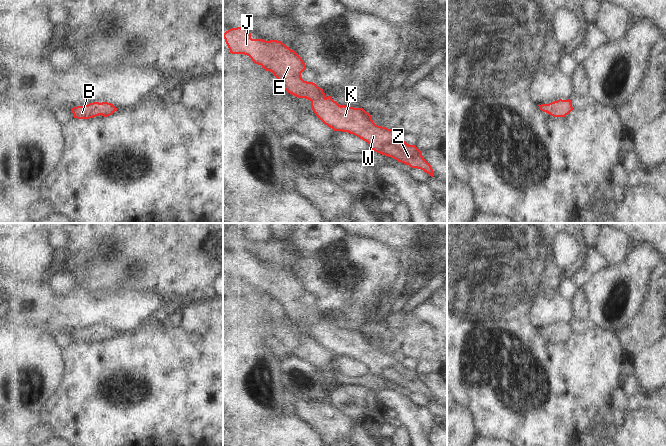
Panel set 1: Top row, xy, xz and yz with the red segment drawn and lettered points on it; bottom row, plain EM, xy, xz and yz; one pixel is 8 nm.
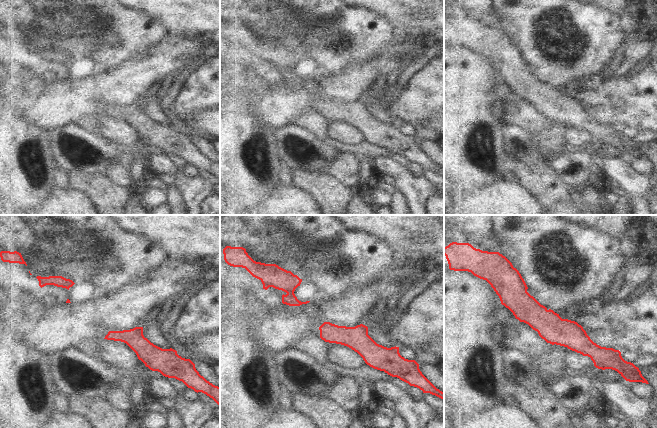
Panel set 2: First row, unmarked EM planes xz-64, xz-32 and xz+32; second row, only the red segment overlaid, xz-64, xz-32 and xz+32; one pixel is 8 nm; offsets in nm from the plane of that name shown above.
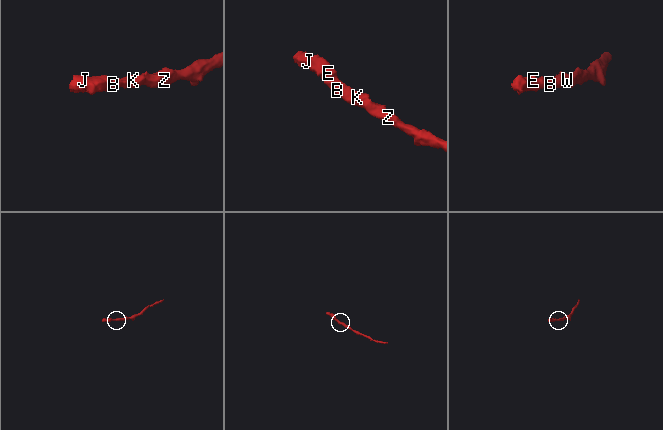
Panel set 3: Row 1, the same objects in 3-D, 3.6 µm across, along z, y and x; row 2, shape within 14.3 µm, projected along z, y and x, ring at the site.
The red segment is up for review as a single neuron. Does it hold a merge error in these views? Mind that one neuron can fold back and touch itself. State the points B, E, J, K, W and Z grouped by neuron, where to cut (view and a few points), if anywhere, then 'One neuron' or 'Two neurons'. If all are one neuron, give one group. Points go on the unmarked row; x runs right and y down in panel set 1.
Groups: B E J K W Z. No split. One neuron

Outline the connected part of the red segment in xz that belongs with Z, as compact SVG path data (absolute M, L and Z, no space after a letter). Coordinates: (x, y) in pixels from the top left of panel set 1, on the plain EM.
M246 251L231 252L223 262L230 277L249 280L253 287L272 296L280 311L288 317L310 324L315 339L334 355L353 358L366 365L375 376L421 393L433 401L433 393L423 382L422 375L407 368L400 356L376 349L362 331L341 330L331 320L326 321L323 313L315 307L304 305L301 301L306 293L304 285L281 265L252 263Z

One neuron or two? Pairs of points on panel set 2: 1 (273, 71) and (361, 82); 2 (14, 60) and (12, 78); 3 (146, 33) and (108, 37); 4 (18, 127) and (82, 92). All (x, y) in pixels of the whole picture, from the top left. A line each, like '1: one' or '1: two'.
1: two
2: two
3: one
4: two

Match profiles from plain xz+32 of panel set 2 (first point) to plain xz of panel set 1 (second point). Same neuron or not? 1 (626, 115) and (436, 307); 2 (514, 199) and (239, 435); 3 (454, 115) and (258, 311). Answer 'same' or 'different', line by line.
1: same
2: same
3: same

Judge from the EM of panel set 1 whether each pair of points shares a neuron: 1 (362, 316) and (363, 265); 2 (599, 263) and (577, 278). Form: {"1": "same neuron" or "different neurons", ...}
{"1": "different neurons", "2": "same neuron"}

